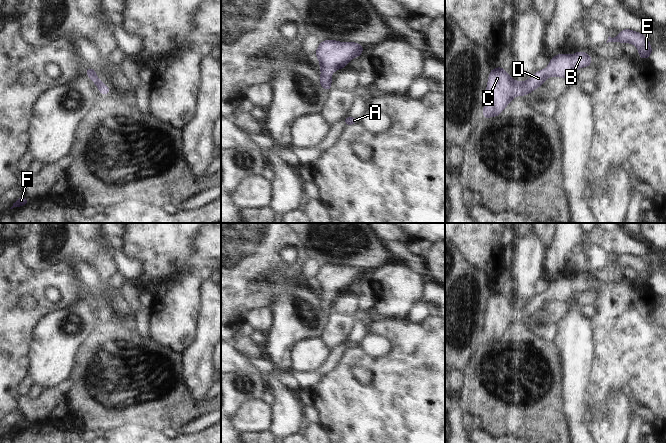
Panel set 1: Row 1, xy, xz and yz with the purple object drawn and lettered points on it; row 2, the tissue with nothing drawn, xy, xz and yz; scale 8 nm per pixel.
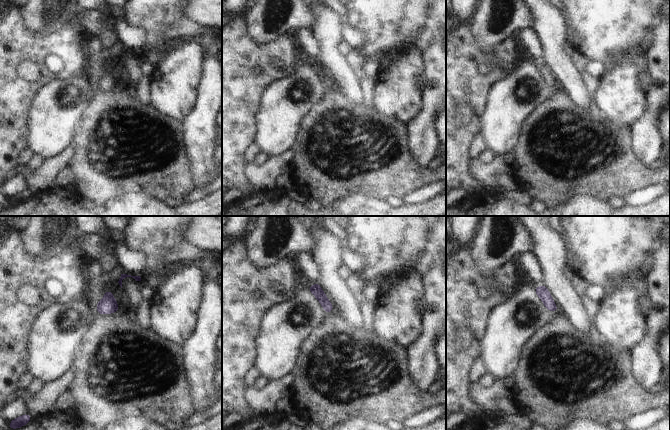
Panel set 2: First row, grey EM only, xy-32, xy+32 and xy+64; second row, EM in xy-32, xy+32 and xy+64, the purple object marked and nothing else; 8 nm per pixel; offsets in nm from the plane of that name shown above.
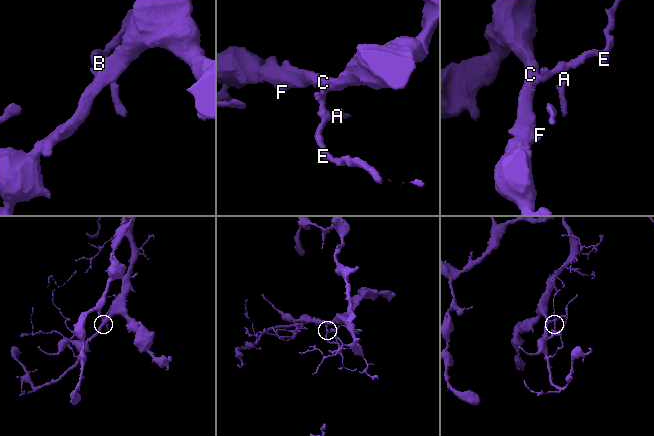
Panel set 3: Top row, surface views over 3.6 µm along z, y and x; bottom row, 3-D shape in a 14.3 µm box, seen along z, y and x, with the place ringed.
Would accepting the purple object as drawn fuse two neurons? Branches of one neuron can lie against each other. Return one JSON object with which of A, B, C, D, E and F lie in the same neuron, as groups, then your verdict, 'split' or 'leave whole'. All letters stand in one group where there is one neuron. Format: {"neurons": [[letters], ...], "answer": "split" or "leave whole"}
{"neurons": [["A", "B", "C", "D", "E", "F"]], "answer": "leave whole"}

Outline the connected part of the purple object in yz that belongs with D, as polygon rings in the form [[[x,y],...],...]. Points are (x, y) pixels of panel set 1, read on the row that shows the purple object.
[[[582,51],[574,55],[561,53],[550,59],[547,68],[537,71],[528,80],[520,83],[512,80],[502,67],[491,69],[484,94],[483,118],[498,116],[514,97],[532,92],[543,85],[548,77],[568,78],[578,68],[589,67],[591,60],[591,56]]]

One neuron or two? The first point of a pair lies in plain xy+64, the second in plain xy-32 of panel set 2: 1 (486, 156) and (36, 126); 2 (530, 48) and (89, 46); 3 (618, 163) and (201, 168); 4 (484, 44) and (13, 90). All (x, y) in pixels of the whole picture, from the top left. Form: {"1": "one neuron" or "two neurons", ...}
{"1": "two neurons", "2": "one neuron", "3": "two neurons", "4": "two neurons"}

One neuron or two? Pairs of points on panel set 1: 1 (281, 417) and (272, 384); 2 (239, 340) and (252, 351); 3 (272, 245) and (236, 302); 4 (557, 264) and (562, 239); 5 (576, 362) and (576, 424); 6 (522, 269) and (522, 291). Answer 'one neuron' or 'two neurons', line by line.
1: one neuron
2: one neuron
3: one neuron
4: one neuron
5: one neuron
6: one neuron

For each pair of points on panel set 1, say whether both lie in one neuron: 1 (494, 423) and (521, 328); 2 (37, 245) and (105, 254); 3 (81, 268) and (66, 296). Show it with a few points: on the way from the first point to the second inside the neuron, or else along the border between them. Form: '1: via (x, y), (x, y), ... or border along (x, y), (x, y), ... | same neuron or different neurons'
1: via (524, 409), (553, 387), (549, 358) | same neuron
2: border along (95, 241), (96, 252), (90, 265) | different neurons
3: border along (78, 261), (76, 264), (76, 274), (85, 293) | different neurons

